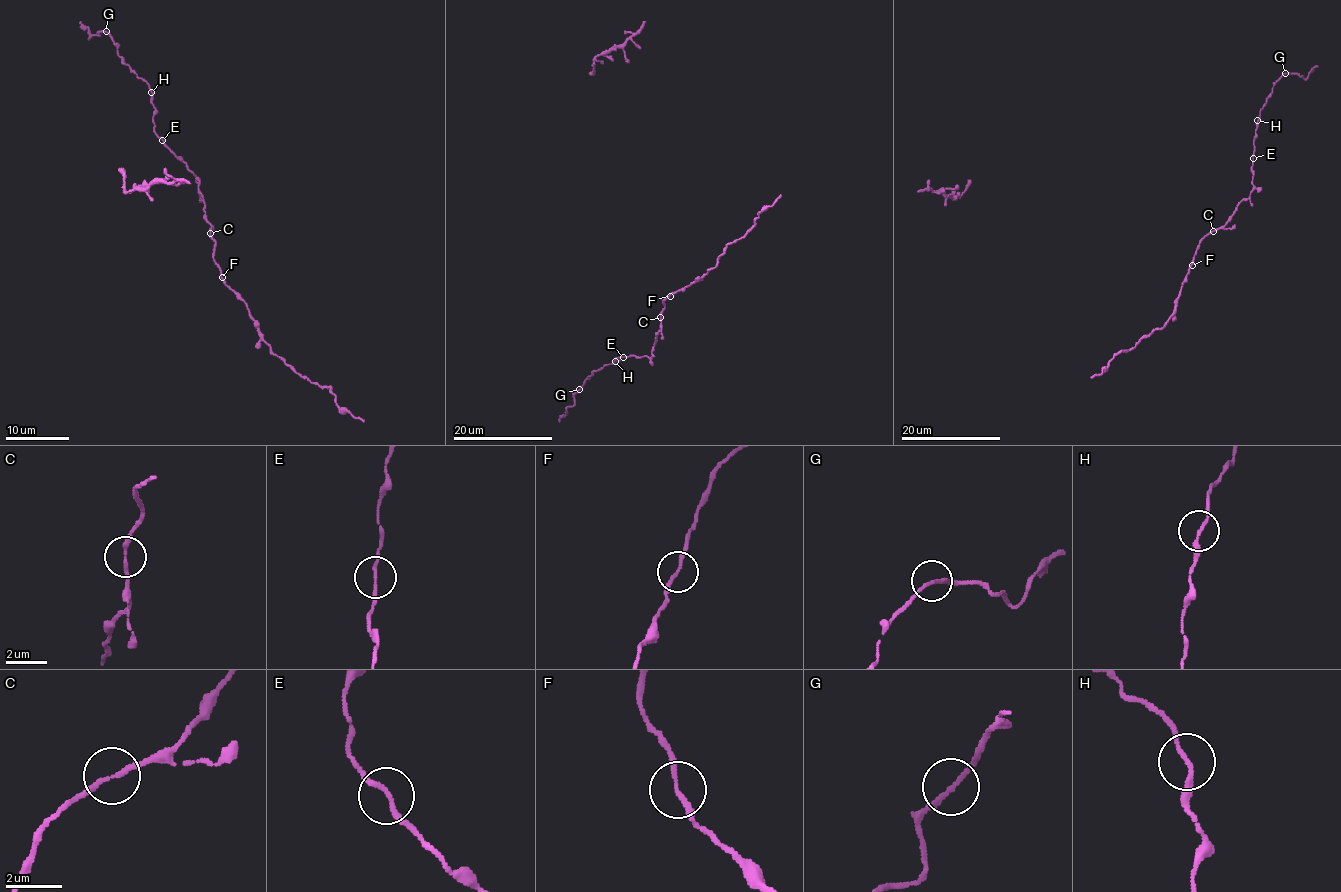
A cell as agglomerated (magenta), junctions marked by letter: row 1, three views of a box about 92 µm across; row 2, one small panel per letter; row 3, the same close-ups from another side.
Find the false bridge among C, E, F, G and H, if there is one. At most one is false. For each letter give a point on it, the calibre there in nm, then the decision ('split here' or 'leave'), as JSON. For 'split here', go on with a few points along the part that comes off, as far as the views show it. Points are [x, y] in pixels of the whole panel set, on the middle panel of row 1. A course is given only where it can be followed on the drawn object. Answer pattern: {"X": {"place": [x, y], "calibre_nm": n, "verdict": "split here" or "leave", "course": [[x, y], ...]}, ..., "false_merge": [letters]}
{"C": {"place": [660, 317], "calibre_nm": 180, "verdict": "leave"}, "E": {"place": [623, 357], "calibre_nm": 170, "verdict": "leave"}, "F": {"place": [670, 296], "calibre_nm": 180, "verdict": "leave"}, "G": {"place": [579, 389], "calibre_nm": 170, "verdict": "split here", "course": [[579, 389], [574, 395], [574, 405], [566, 409], [559, 421]]}, "H": {"place": [615, 361], "calibre_nm": 170, "verdict": "leave"}, "false_merge": ["G"]}

